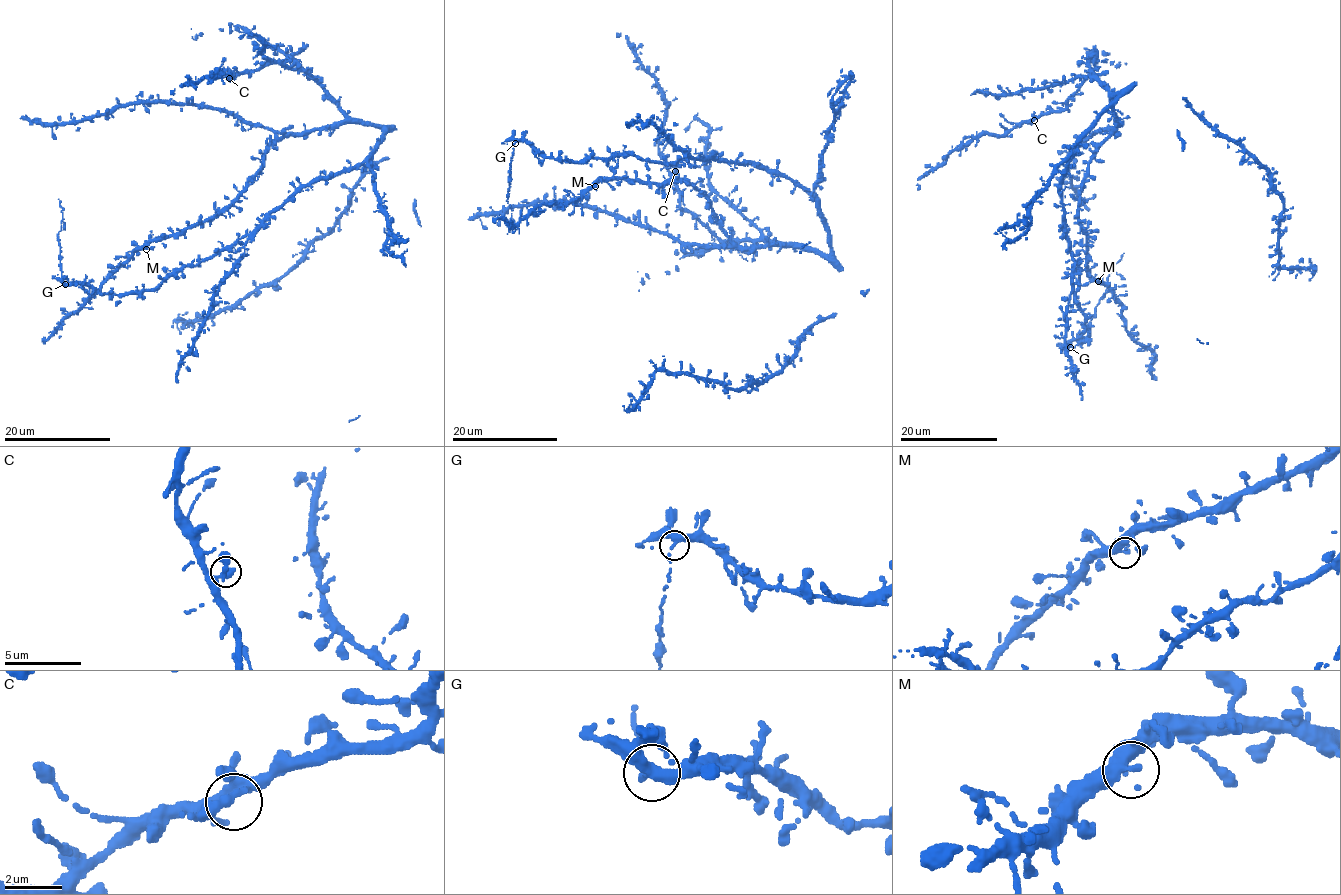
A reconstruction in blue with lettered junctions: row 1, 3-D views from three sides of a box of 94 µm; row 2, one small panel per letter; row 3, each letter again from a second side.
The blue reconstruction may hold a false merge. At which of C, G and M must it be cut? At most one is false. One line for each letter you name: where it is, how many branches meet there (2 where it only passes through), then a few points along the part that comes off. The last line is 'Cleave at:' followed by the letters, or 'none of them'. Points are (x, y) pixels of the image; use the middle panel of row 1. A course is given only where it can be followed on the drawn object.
G: at (515, 143); 2 branches meet; foreign part runs (515, 143), (506, 200), (513, 222), (507, 234)
Cleave at: G

